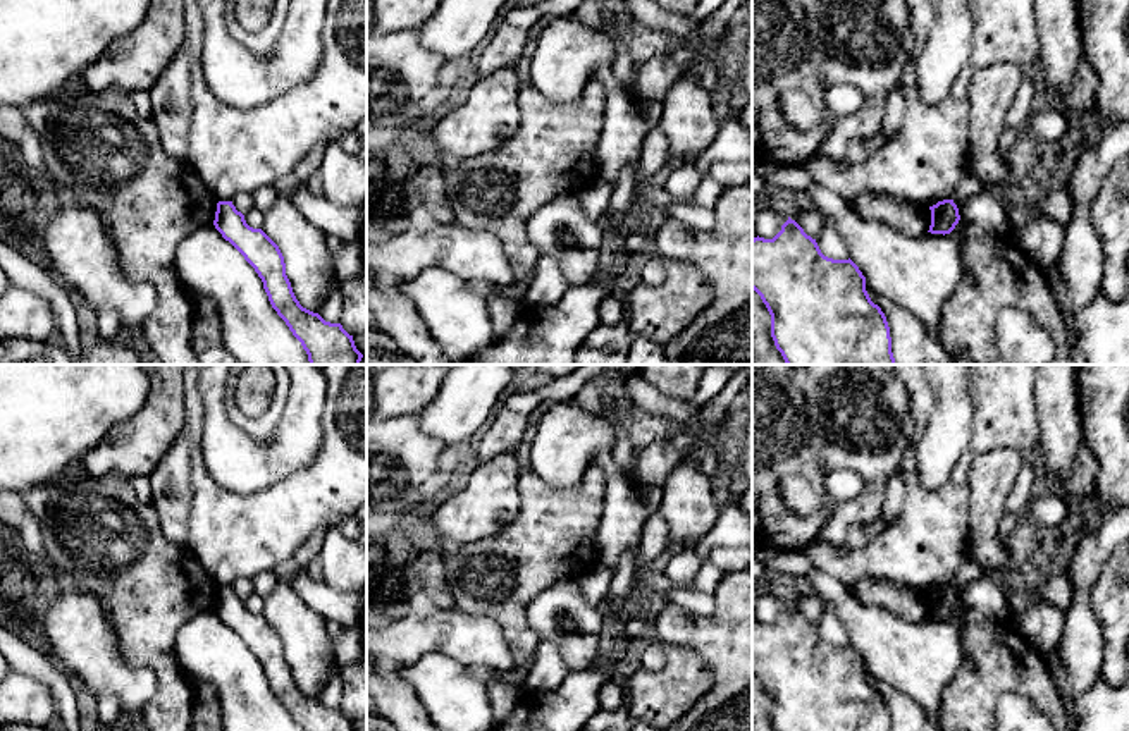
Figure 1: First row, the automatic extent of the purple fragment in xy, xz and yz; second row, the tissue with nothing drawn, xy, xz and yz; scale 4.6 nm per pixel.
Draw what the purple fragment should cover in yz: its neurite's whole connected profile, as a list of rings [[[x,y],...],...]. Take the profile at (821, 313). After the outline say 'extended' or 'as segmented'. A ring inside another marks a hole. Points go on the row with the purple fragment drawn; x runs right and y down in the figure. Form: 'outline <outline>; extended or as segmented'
outline [[[790,217],[773,239],[752,239],[752,289],[771,315],[771,337],[787,365],[897,365],[886,316],[871,301],[859,267],[850,258],[824,256],[816,239]]]; as segmented

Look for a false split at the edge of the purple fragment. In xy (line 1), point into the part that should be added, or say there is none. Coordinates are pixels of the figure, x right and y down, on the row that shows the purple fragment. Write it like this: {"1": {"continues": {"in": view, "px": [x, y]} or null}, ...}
{"1": {"continues": null}}

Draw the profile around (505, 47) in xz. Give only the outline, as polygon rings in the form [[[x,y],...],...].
[[[501,22],[492,29],[489,41],[478,50],[478,74],[492,74],[499,69],[515,69],[527,45],[527,31]]]

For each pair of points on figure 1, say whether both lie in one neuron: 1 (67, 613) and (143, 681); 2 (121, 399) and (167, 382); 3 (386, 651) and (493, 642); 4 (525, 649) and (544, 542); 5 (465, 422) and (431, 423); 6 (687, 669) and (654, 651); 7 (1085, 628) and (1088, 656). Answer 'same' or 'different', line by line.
1: same
2: different
3: same
4: same
5: same
6: different
7: same

